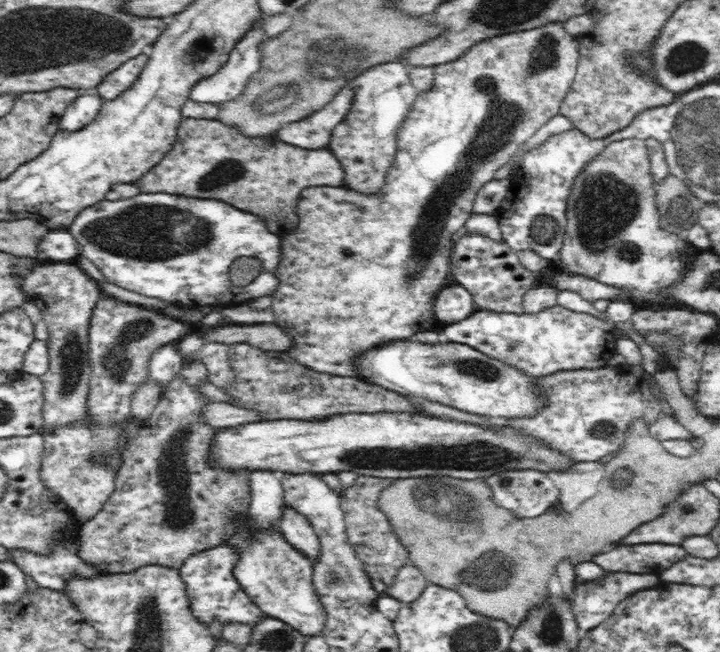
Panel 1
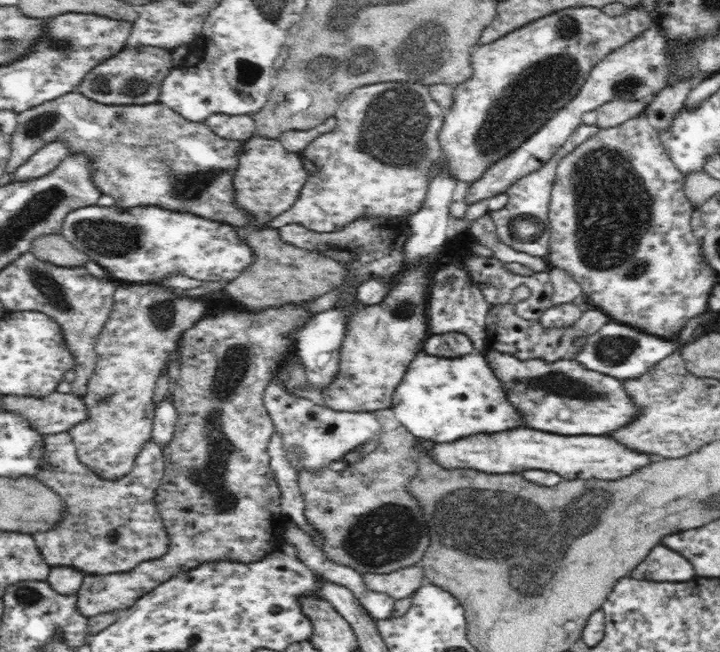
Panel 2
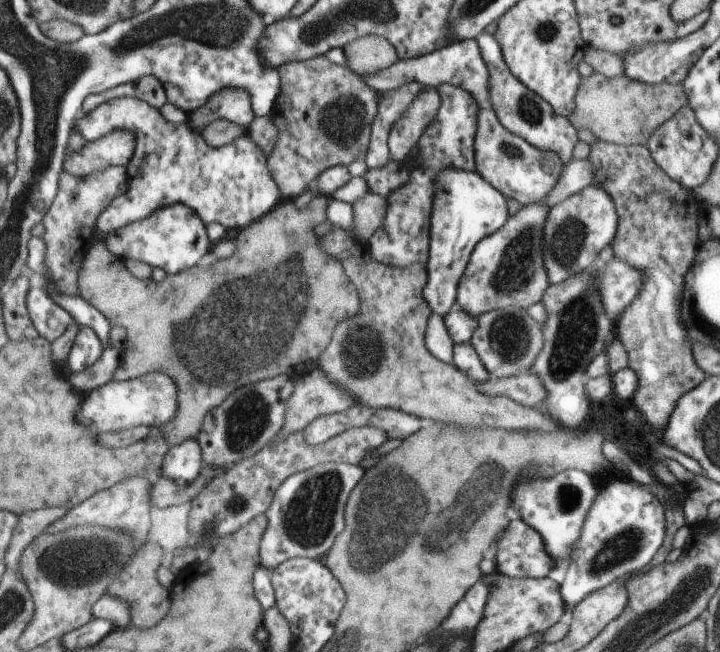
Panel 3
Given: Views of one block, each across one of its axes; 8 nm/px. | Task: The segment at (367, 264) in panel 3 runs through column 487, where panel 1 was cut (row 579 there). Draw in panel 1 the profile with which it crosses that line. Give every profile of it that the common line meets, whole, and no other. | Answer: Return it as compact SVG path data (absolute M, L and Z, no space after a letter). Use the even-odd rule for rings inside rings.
M412 564L399 568L398 574L395 574L394 582L387 587L384 594L403 603L414 602L414 599L422 594L427 585L425 574Z

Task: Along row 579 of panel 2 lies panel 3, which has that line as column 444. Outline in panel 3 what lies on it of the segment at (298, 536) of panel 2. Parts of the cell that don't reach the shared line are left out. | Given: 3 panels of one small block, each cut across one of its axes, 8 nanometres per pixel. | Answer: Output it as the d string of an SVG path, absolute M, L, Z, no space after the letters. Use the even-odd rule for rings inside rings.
M432 313L424 332L424 346L436 360L445 365L453 364L454 342L444 326L444 317Z

